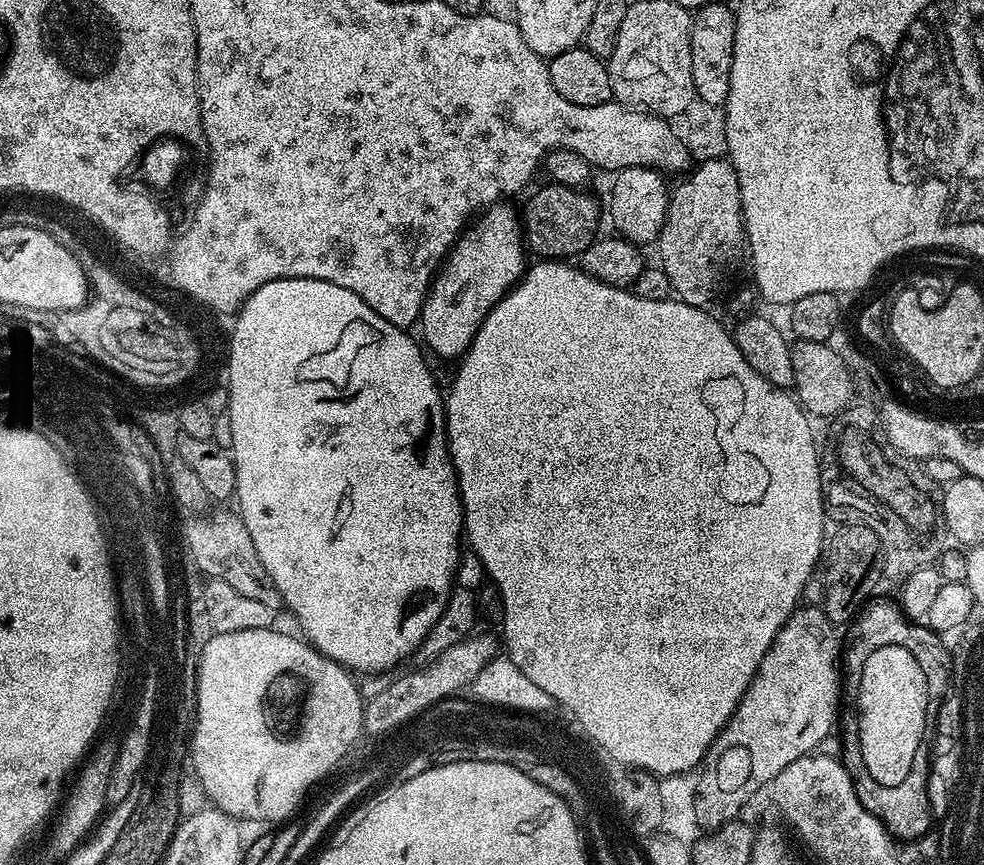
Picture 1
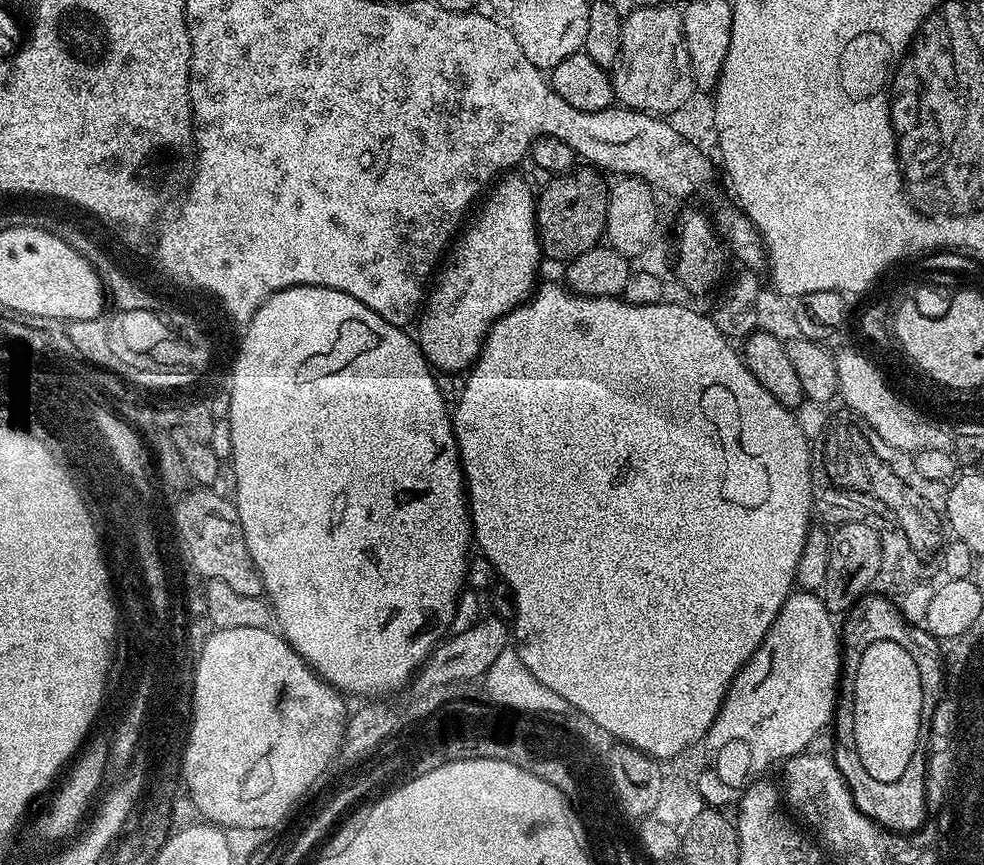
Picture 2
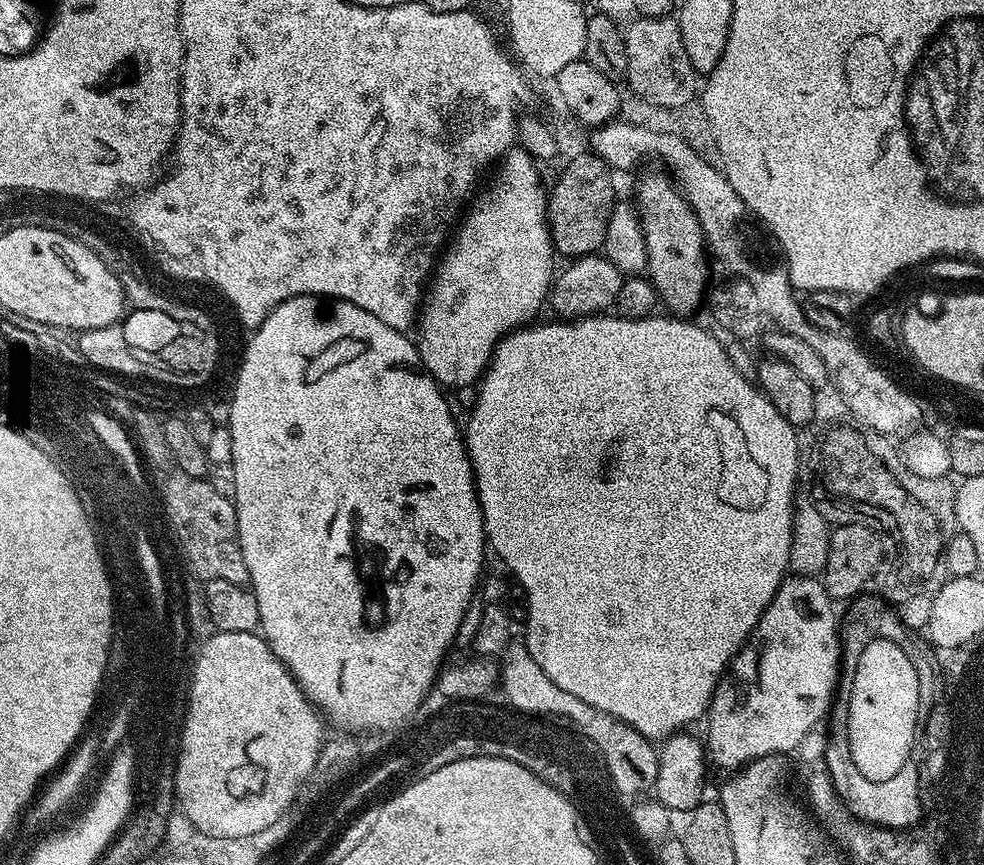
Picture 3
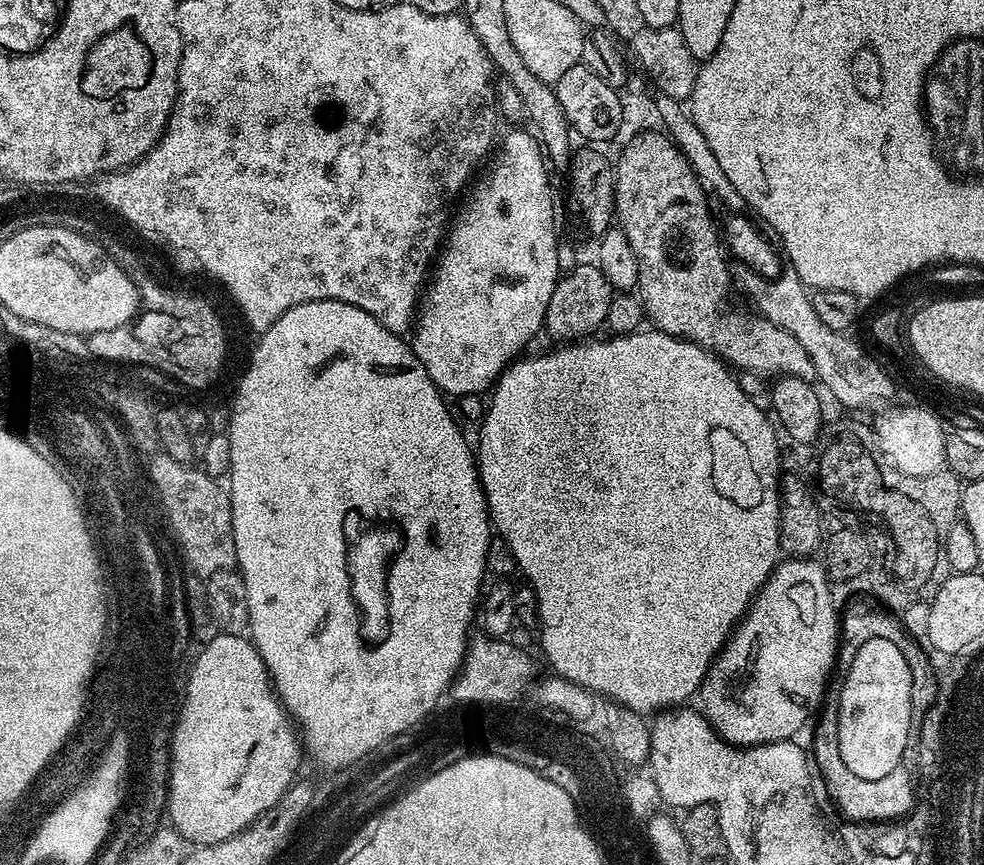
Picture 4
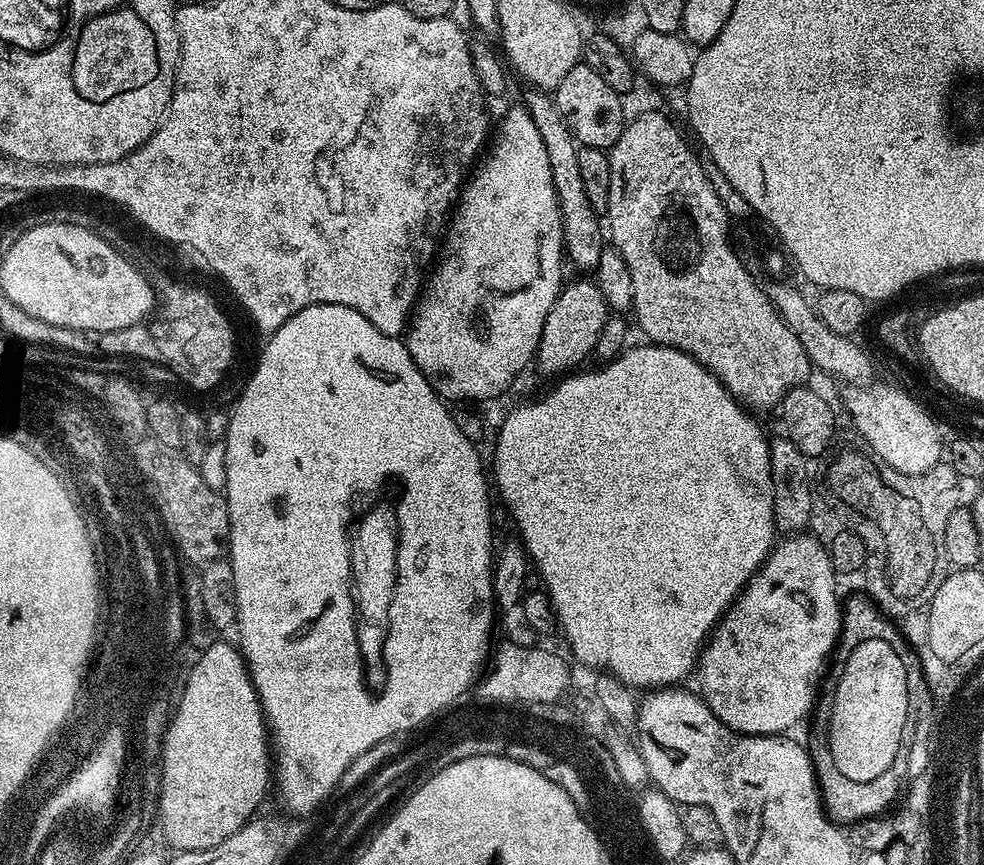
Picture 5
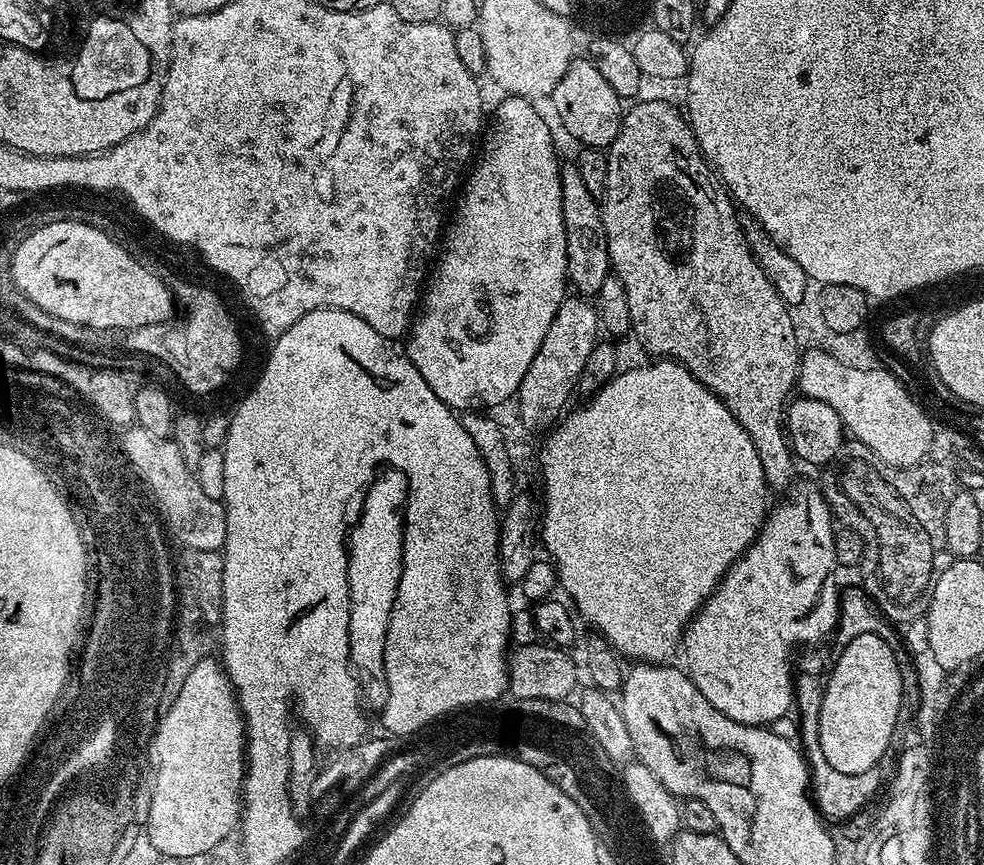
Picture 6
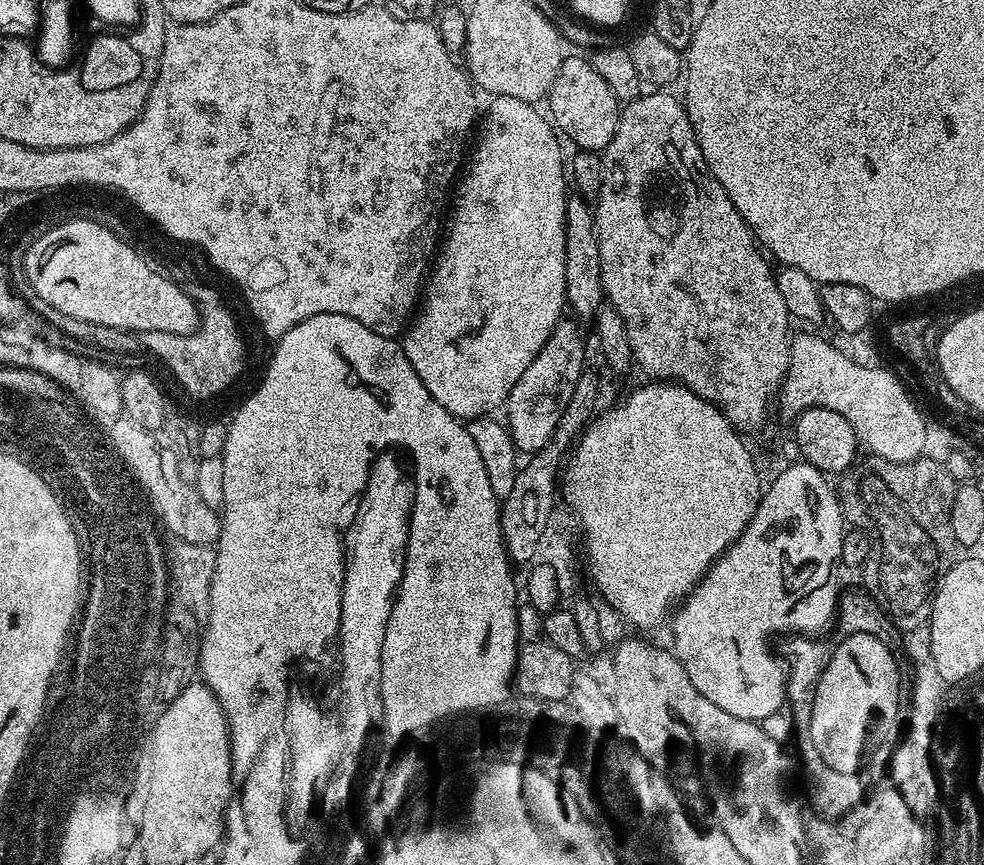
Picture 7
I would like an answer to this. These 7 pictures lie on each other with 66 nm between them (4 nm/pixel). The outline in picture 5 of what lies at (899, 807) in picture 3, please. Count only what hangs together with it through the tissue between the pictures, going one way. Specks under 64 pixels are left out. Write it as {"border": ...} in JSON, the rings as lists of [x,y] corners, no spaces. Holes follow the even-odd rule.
{"border":[[[813,707],[810,716],[812,721],[809,726],[808,755],[812,757],[812,769],[816,771],[816,783],[828,819],[839,822],[841,825],[845,824],[844,826],[851,826],[857,822],[870,820],[887,813],[897,803],[898,797],[905,787],[905,784],[900,781],[900,772],[888,772],[888,776],[878,774],[878,778],[865,784],[850,782],[846,778],[846,774],[841,772],[828,772],[828,754],[830,752],[828,723],[824,720],[824,712],[820,712],[817,707]],[[817,717],[820,718],[820,724],[813,721]]]}

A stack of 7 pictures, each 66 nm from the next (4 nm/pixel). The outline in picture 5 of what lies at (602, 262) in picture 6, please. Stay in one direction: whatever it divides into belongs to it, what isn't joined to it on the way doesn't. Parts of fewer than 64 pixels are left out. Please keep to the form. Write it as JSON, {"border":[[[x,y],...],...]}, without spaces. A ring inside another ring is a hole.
{"border":[[[532,90],[529,93],[526,107],[530,118],[534,118],[534,126],[538,126],[538,134],[542,134],[542,142],[546,142],[546,154],[550,158],[550,170],[554,174],[554,190],[558,194],[564,231],[564,251],[574,267],[595,270],[606,247],[606,232],[602,227],[601,217],[590,206],[590,198],[586,198],[586,188],[582,186],[576,153],[578,145],[573,140],[572,131],[566,126],[555,99],[544,90]]]}

